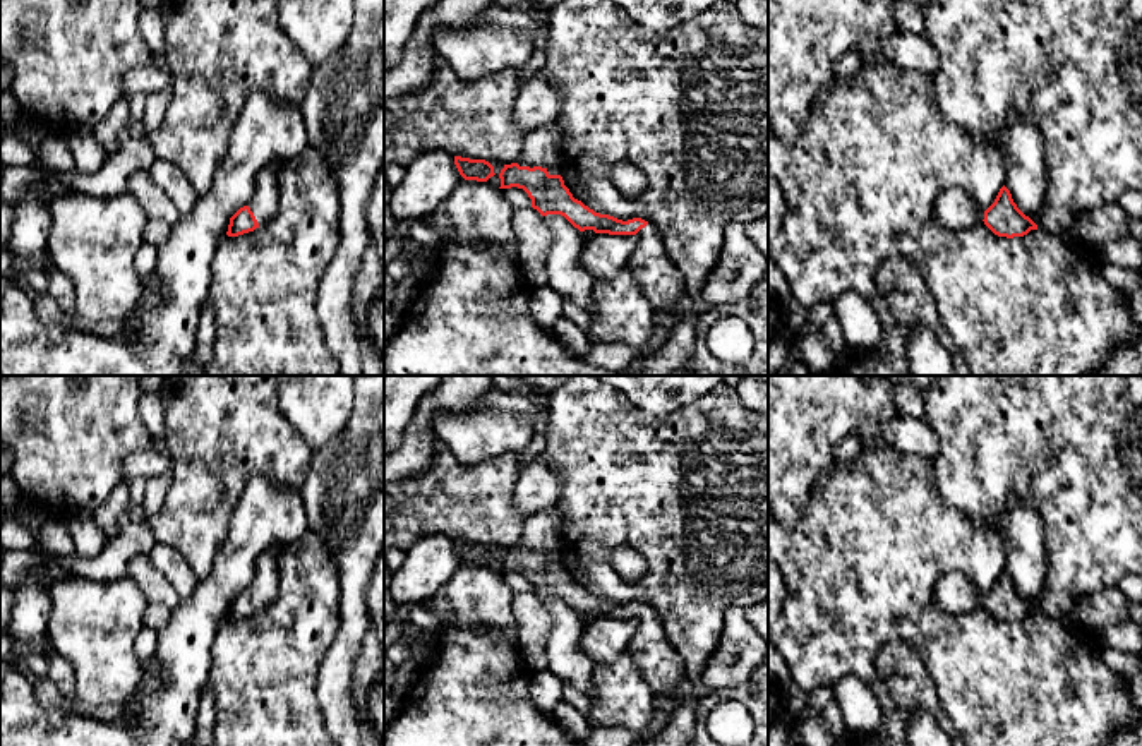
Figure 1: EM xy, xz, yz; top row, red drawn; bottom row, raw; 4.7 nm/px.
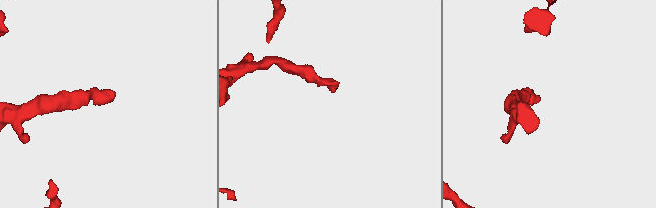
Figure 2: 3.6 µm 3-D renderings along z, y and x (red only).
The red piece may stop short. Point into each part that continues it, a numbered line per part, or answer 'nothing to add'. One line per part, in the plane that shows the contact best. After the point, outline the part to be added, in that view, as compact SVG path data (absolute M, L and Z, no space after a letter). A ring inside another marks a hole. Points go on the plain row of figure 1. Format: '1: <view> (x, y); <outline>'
1: xy (264, 587); M273 547L262 552L255 563L255 575L247 590L254 597L259 611L269 607L279 592L279 556L285 552L285 547Z

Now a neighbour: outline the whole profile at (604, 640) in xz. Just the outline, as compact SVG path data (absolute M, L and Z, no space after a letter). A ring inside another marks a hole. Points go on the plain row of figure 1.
M593 617L585 624L580 647L592 664L614 662L626 655L636 631L636 619Z

